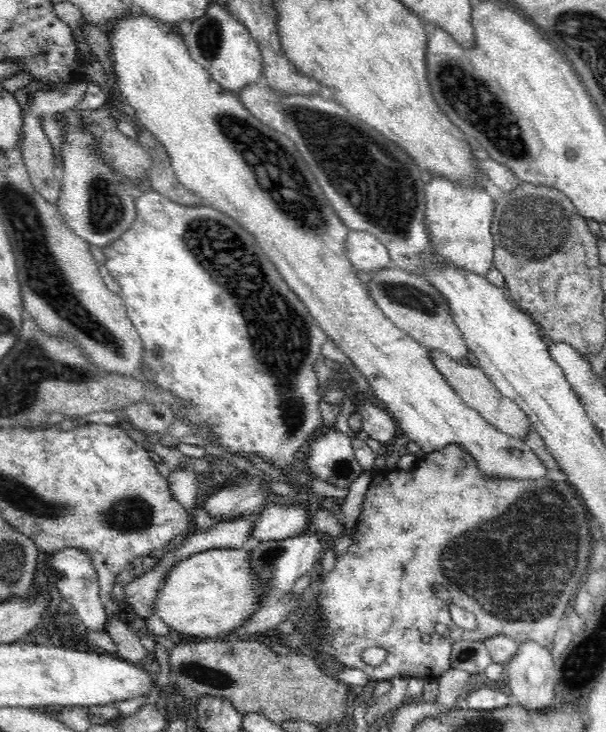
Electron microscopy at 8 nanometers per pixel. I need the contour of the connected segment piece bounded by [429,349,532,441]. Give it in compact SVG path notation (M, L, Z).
M432 349L430 350L434 366L440 374L448 381L448 384L458 393L461 399L475 411L478 411L488 424L494 425L500 432L524 441L528 434L531 422L526 413L514 402L514 400L502 396L490 377L478 366L467 363L465 360L453 359L445 352Z

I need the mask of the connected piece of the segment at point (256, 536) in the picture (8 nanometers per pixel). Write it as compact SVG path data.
M272 502L267 503L261 510L260 519L253 528L253 543L286 540L286 538L292 538L292 536L300 536L302 532L306 532L306 529L309 528L313 518L312 514L302 504L291 505L286 508Z

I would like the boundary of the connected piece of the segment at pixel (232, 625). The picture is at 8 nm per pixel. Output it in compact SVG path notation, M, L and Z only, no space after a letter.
M249 546L245 548L214 548L197 552L177 562L163 580L164 585L158 590L155 598L153 614L160 616L163 623L174 628L186 639L210 640L227 638L230 631L244 624L261 608L259 598L264 594L264 583L253 574Z

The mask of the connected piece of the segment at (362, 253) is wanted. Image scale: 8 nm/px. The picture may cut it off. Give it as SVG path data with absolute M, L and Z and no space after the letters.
M349 231L345 252L354 268L371 273L391 265L389 250L375 236L364 231Z

